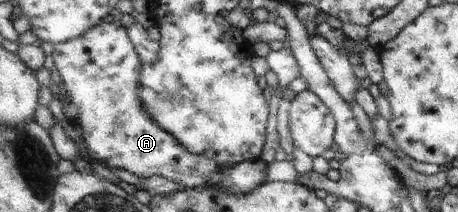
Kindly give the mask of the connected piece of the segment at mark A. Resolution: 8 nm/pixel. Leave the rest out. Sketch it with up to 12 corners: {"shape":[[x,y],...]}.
{"shape":[[102,21],[52,58],[91,160],[187,189],[223,171],[140,97],[142,57]]}

